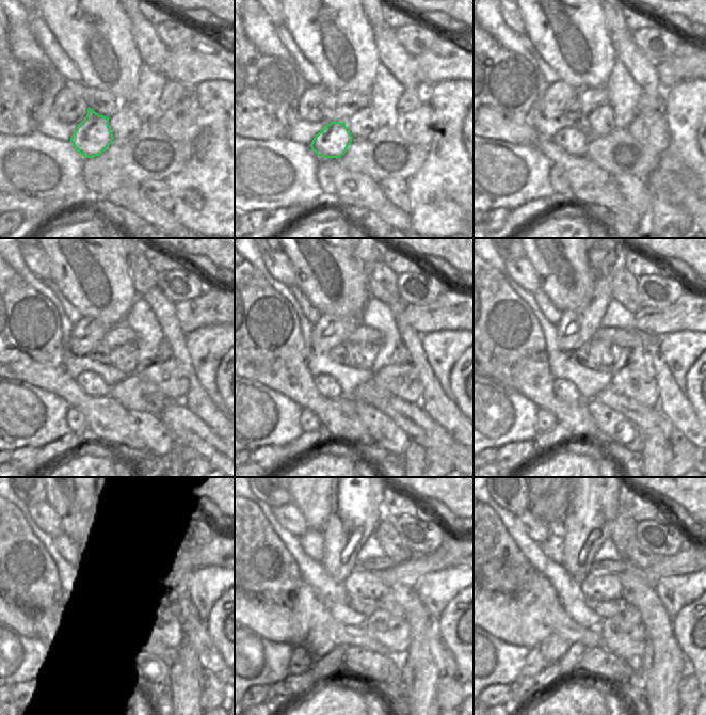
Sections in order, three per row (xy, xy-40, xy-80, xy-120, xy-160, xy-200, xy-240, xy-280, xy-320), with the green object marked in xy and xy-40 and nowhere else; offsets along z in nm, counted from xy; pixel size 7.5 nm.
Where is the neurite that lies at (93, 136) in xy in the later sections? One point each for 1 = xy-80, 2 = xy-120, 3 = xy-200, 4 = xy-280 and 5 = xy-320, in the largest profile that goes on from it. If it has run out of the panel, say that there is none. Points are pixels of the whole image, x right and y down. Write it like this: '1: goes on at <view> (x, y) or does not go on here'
1: goes on at xy-80 (574, 141)
2: goes on at xy-120 (92, 384)
3: goes on at xy-200 (565, 391)
4: goes on at xy-280 (318, 644)
5: goes on at xy-320 (552, 648)

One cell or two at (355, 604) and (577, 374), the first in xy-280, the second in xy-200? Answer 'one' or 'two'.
two

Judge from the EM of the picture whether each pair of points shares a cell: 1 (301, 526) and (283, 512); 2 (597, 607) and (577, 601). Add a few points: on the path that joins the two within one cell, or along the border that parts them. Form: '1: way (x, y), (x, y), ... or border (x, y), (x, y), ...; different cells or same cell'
1: way (297, 525), (287, 515); same cell
2: border (583, 598), (583, 601), (603, 619); different cells

